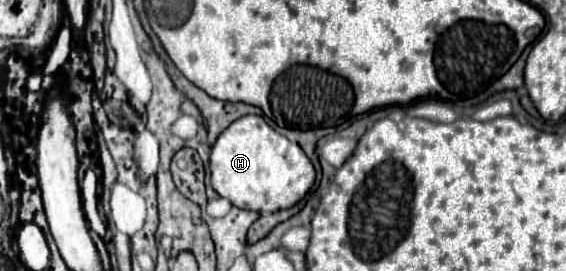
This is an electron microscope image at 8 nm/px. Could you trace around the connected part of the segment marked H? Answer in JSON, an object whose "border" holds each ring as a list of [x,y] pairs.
{"border":[[[260,115],[236,119],[212,145],[210,171],[214,191],[238,209],[274,213],[300,203],[316,181],[316,171],[298,143],[276,133]]]}

